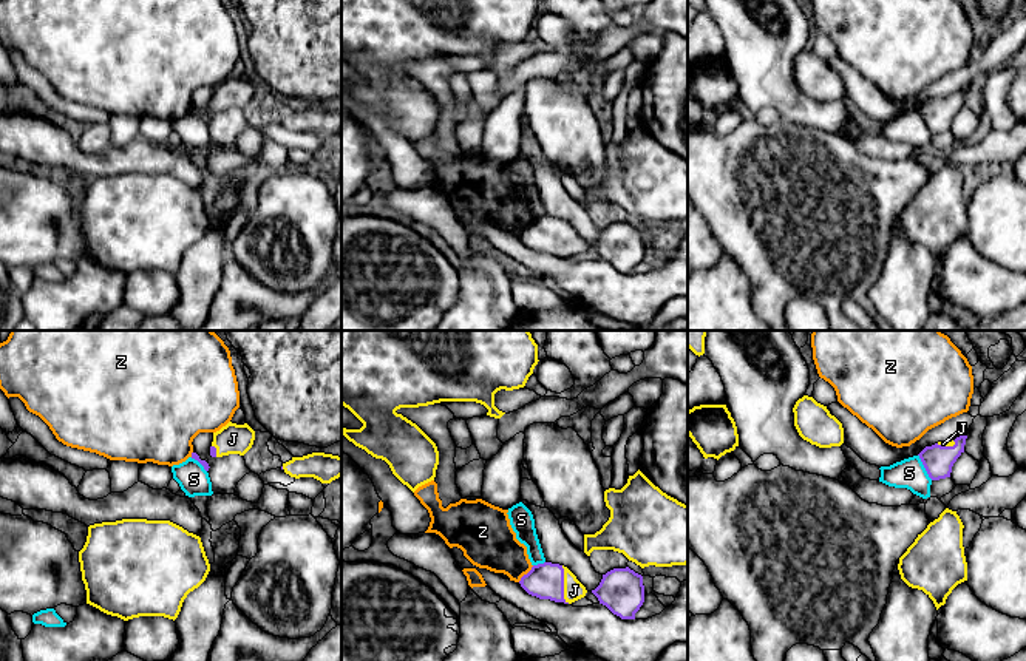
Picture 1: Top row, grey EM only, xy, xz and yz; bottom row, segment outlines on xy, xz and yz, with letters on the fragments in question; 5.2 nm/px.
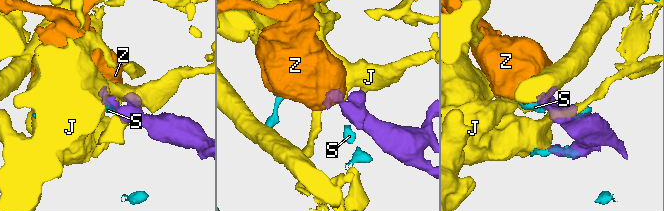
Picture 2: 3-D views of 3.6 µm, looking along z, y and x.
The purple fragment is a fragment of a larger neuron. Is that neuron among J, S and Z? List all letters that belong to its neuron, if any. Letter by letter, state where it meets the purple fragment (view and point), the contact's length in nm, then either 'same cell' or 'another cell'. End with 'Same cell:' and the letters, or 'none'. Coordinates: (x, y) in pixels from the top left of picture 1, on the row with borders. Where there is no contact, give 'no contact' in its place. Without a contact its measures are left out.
J: xz (563, 584) | 200 nm | same cell
S: yz (924, 467) | 150 nm | another cell
Z: xz (527, 573) | 120 nm | another cell
Same cell: J

